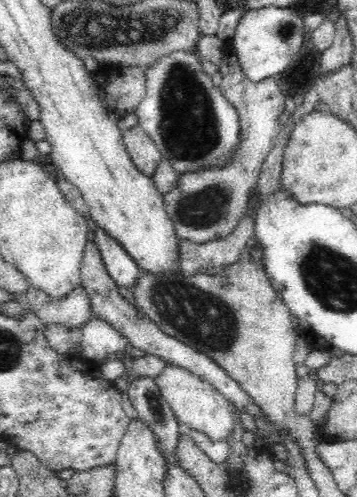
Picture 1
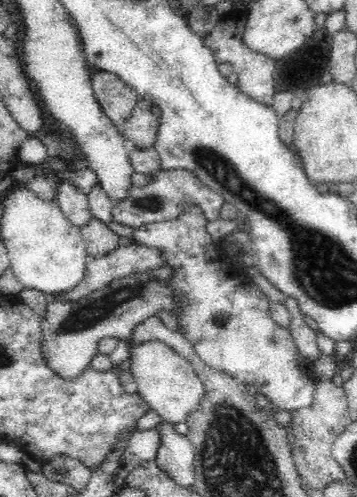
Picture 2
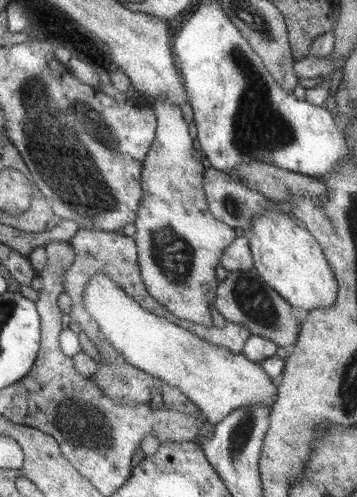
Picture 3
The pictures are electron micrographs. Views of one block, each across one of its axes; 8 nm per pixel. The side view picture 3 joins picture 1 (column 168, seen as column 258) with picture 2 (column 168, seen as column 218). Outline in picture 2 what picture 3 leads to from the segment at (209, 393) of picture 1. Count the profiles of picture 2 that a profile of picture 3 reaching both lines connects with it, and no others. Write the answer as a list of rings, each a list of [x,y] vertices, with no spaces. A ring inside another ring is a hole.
[[[158,340],[134,344],[130,358],[132,358],[130,370],[136,378],[138,394],[150,404],[152,412],[158,412],[162,416],[162,422],[170,422],[170,424],[184,422],[186,424],[188,414],[198,410],[206,394],[206,386],[202,378],[196,374],[190,360],[180,356],[172,346],[158,342]]]

